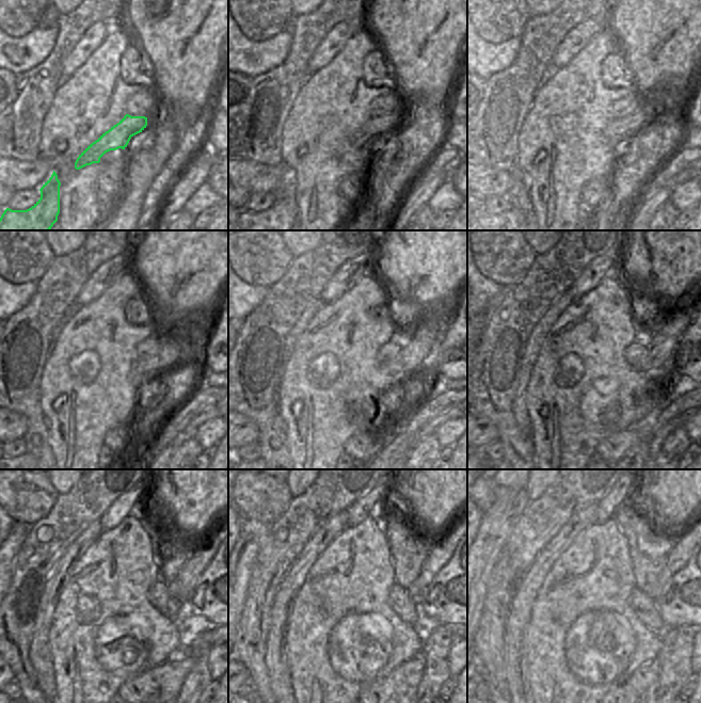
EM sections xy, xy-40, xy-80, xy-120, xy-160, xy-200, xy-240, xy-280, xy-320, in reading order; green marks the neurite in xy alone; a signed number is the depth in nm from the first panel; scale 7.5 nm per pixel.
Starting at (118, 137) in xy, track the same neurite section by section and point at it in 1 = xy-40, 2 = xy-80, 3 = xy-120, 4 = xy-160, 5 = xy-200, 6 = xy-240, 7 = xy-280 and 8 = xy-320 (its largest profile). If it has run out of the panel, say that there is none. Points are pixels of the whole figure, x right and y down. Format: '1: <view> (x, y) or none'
1: xy-40 (372, 128)
2: xy-80 (617, 131)
3: xy-120 (172, 350)
4: xy-160 (424, 338)
5: xy-200 (667, 336)
6: xy-240 (181, 589)
7: xy-280 (439, 555)
8: xy-320 (681, 553)

